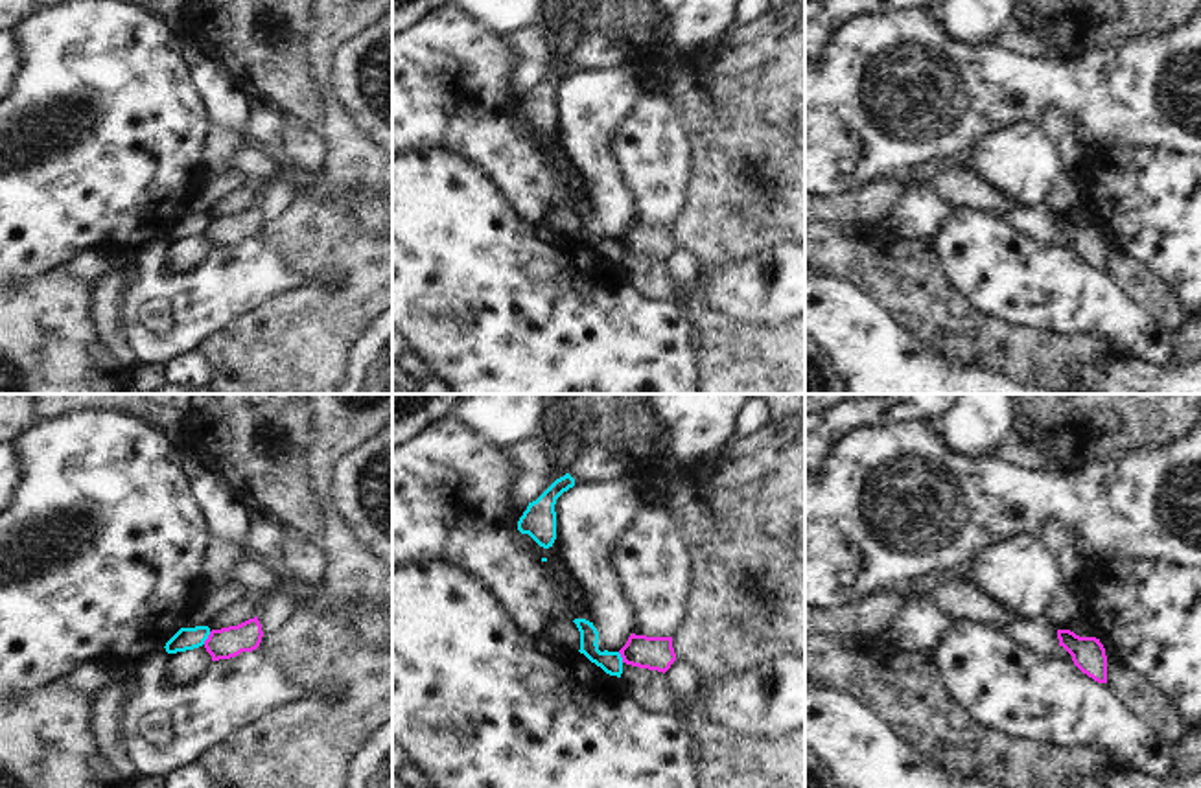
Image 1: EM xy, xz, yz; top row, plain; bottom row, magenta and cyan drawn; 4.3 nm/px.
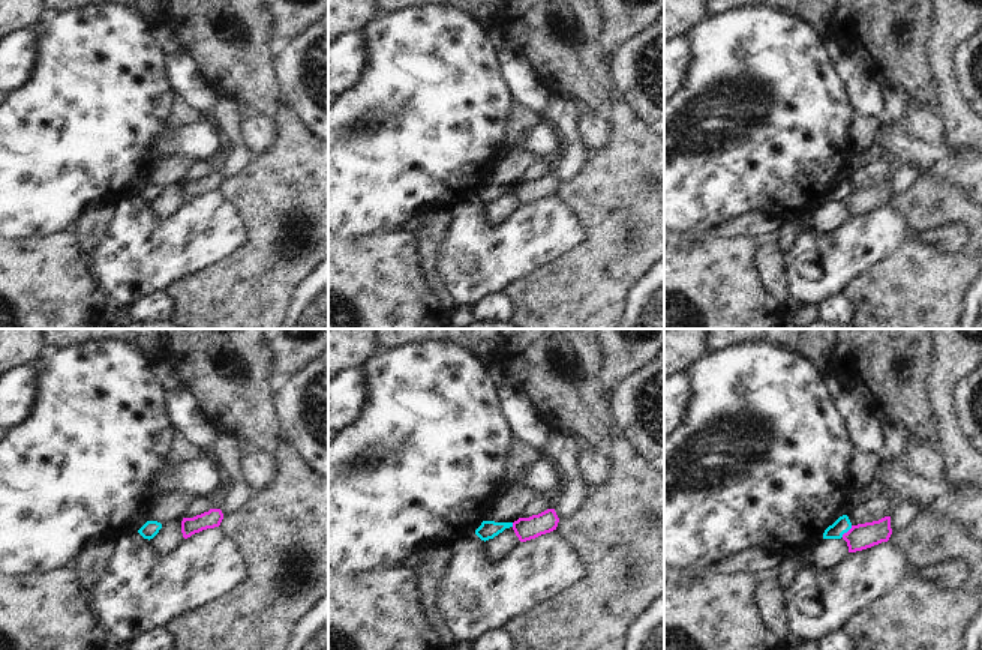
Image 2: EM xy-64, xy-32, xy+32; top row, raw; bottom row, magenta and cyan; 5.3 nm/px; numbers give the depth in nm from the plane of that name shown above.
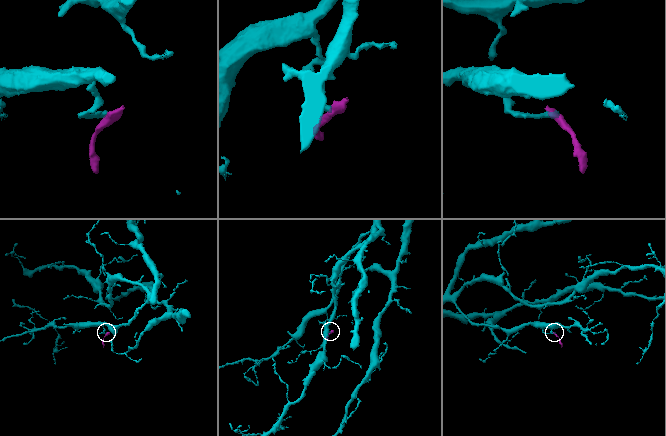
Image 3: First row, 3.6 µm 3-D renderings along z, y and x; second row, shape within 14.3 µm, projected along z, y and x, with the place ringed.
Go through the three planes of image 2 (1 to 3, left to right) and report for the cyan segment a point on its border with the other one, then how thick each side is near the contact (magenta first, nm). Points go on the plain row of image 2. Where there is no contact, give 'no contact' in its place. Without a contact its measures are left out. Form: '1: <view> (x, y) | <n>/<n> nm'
1: no contact
2: xy-32 (513, 188) | 120/100 nm
3: xy+32 (847, 195) | 140/90 nm

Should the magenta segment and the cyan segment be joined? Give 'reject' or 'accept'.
reject

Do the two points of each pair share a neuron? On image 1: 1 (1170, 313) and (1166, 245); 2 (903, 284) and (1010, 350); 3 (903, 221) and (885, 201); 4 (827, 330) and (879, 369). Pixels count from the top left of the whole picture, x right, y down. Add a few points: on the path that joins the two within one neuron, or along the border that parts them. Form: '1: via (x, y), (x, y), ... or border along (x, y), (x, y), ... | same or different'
1: border along (1135, 258), (1168, 288), (1181, 308) | different
2: via (929, 304), (958, 334), (984, 341) | same
3: border along (932, 190), (912, 186), (888, 218) | different
4: via (840, 330), (866, 356) | same

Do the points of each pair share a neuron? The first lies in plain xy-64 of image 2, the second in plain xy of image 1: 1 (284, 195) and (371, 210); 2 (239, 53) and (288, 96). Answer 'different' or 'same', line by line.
1: different
2: same

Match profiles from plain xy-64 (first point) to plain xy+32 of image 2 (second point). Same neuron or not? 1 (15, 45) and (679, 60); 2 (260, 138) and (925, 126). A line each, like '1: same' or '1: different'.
1: same
2: same

